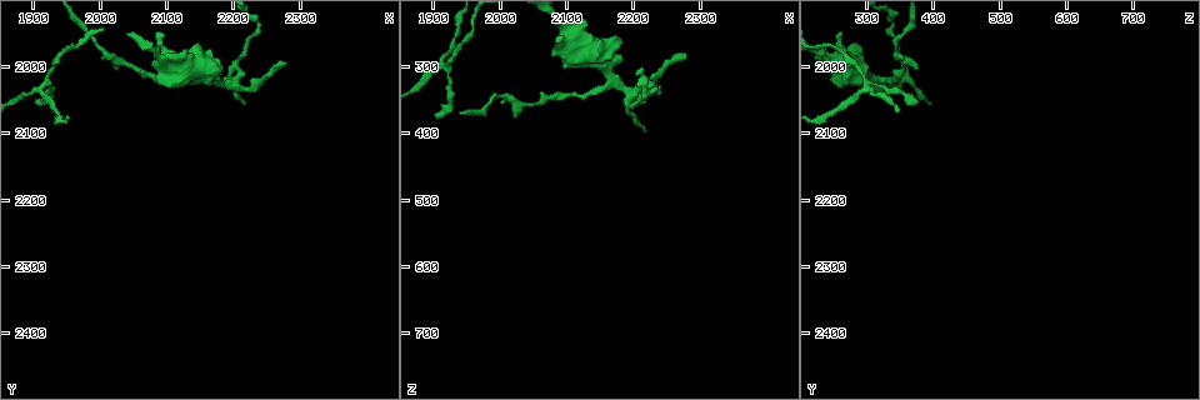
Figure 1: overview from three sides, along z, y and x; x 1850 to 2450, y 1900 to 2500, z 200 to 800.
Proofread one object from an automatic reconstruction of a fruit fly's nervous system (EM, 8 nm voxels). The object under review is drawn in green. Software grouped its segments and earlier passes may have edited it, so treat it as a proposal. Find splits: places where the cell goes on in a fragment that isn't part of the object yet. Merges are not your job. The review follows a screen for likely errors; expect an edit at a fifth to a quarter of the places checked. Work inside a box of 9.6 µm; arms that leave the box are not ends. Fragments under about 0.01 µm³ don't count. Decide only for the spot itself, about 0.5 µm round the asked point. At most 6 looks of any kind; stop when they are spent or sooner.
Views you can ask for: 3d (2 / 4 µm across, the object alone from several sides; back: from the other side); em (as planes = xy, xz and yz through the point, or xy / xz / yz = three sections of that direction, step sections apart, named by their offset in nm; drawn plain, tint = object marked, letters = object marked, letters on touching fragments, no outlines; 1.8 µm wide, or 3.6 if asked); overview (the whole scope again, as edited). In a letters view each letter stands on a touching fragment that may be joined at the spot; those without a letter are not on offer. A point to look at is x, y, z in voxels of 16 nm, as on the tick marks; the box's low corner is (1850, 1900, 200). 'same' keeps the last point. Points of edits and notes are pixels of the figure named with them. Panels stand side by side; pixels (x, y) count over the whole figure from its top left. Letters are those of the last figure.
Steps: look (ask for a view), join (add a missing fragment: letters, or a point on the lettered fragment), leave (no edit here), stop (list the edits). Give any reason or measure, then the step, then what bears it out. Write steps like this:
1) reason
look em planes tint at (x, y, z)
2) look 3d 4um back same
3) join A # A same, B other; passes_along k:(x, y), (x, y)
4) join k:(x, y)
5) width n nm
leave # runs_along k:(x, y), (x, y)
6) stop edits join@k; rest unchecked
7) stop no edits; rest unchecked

tapers out
look 3d 2um at (2220, 2055, 395)

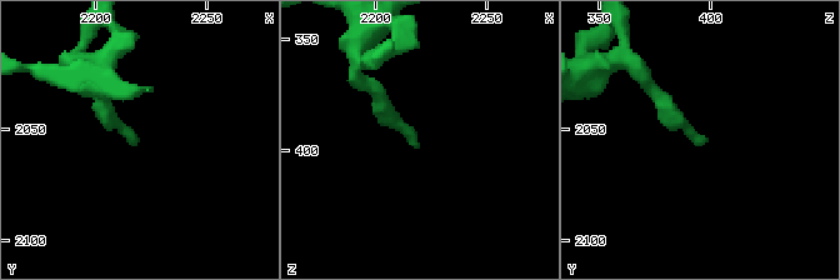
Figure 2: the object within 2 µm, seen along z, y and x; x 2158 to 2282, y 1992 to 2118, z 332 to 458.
look em planes letters at (2217, 2055, 400)

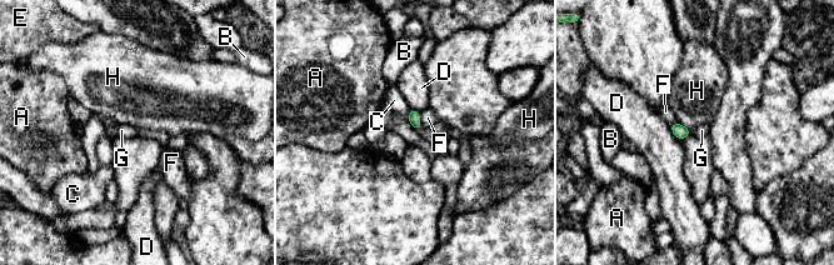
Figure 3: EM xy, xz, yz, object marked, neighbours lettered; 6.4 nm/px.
width 80 nm
leave # A other, B other, C other, D other, E other, F other, G other, H other; border 3:(406, 119), (416, 131); none of them fits

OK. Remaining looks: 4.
sharp bend
look 3d 4um at (2240, 1940, 335)

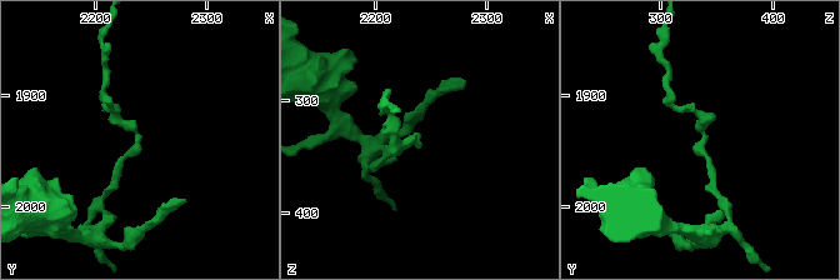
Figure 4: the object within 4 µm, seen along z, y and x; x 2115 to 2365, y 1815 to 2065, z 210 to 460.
look em planes tint at (2240, 1938, 338)

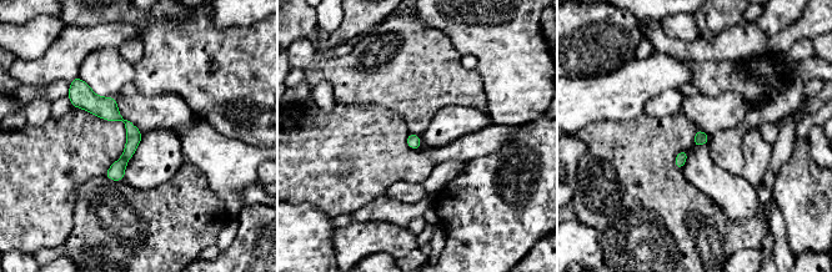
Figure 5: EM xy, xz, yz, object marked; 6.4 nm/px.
see the neighbours
look em planes letters same

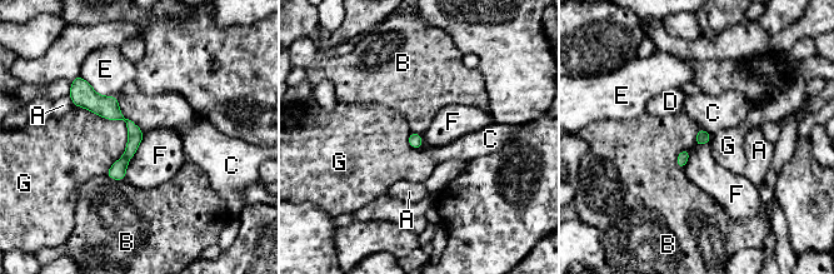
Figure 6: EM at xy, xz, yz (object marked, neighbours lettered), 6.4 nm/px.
leave # A other, B other, C other, D other, E other, F other, G other; border 6:(688, 148), (678, 154), (680, 170); no lettered fragment goes on from it

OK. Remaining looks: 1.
stop no edits; rest unchecked

